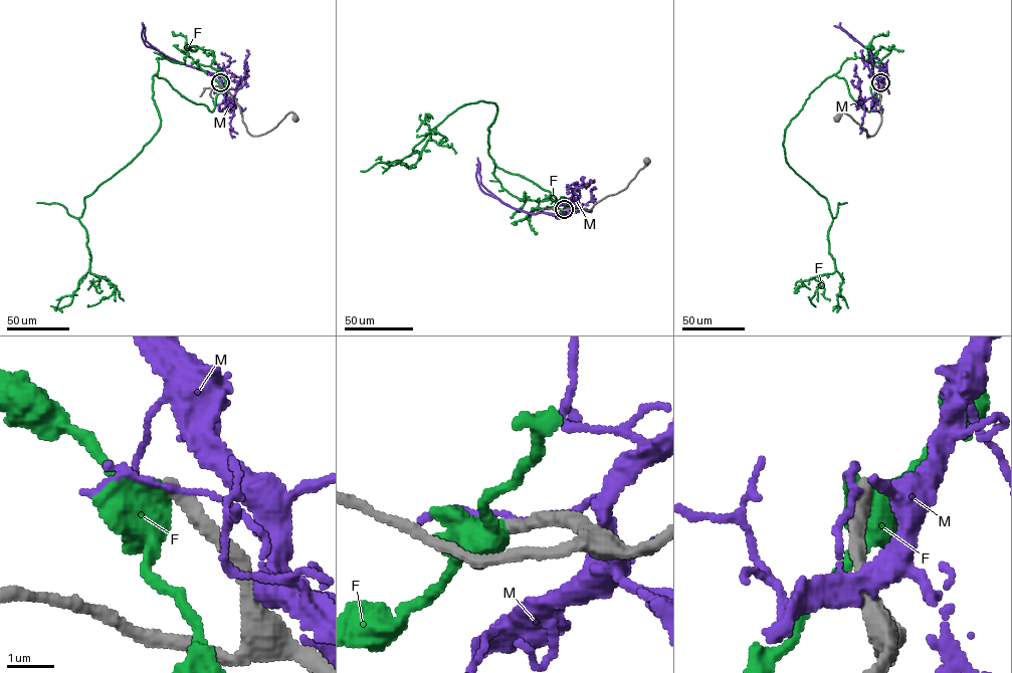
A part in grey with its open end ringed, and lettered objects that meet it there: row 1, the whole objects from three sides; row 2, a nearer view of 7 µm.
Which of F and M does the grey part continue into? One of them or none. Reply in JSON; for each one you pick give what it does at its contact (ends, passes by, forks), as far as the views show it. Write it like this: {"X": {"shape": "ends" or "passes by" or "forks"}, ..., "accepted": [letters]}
{"accepted": []}

